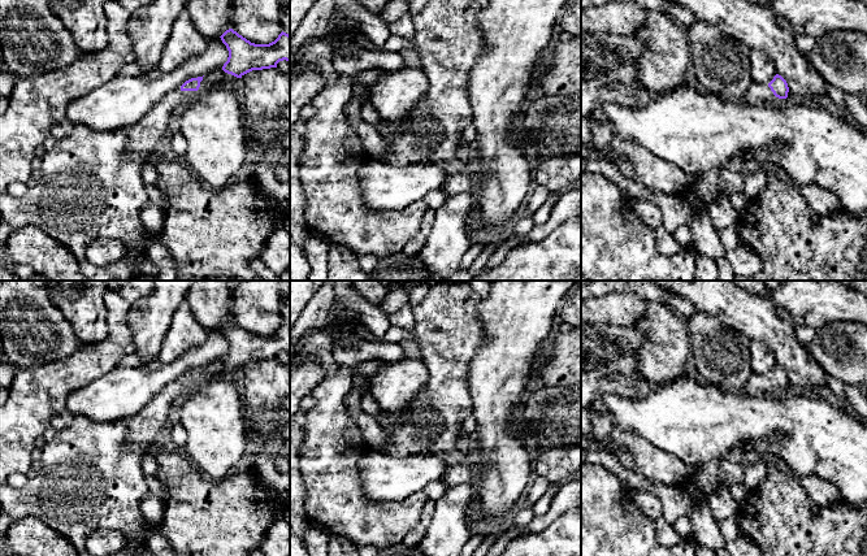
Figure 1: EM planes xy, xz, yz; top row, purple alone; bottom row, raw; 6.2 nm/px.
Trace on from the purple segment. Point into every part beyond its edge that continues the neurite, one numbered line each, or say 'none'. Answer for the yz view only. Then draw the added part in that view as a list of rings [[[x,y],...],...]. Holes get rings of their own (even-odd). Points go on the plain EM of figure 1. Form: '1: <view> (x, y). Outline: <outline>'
1: yz (759, 385). Outline: [[[751,374],[746,387],[745,392],[750,396],[760,398],[760,396],[770,396],[773,398],[777,394],[784,394],[786,390],[779,390],[773,386],[768,375],[766,374]]]

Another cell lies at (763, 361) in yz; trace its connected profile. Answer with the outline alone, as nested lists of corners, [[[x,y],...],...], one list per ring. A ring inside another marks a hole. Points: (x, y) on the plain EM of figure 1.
[[[750,340],[751,369],[754,373],[768,375],[776,366],[773,352],[758,340]]]

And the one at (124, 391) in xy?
[[[221,329],[208,331],[205,342],[186,351],[173,362],[153,359],[139,368],[116,368],[66,398],[74,416],[104,422],[139,413],[155,395],[178,381],[186,372],[224,357],[229,342]]]

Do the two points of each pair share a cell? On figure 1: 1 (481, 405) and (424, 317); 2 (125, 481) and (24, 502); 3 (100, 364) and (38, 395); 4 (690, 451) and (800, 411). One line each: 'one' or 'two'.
1: two
2: one
3: one
4: one

